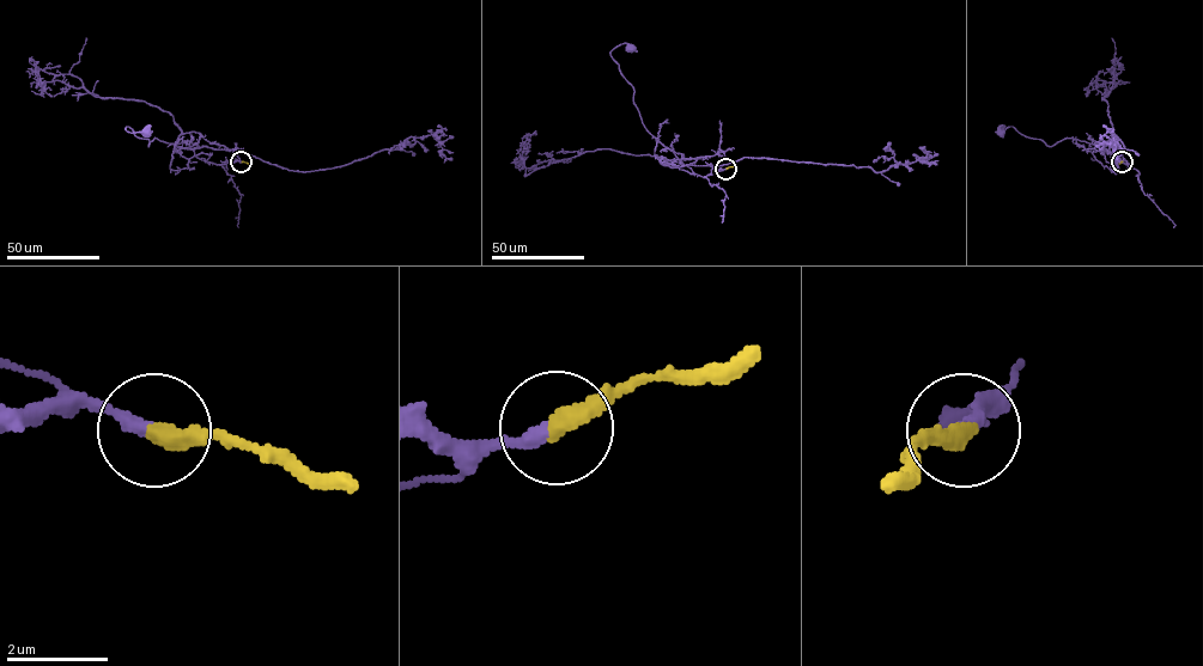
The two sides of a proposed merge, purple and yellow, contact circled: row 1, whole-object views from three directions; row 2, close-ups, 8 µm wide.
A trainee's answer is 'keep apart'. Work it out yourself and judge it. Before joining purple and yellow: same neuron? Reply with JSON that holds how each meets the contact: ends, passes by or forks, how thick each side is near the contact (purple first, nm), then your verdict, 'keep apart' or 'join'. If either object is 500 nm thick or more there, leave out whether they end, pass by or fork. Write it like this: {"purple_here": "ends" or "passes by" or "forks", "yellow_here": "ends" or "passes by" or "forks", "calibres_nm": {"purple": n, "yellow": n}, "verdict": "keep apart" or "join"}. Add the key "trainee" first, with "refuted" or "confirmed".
{"trainee": "refuted", "purple_here": "ends", "yellow_here": "ends", "calibres_nm": {"purple": 280, "yellow": 400}, "verdict": "join"}

